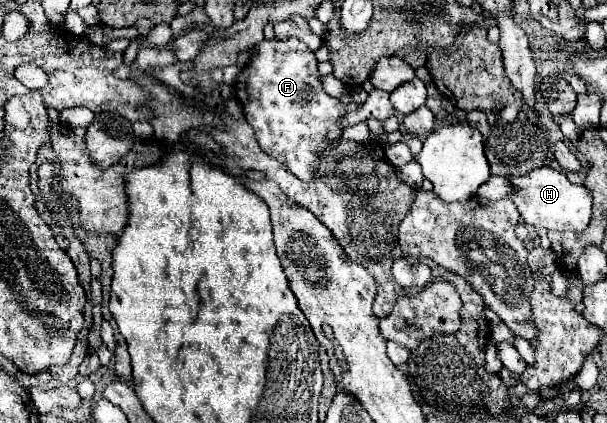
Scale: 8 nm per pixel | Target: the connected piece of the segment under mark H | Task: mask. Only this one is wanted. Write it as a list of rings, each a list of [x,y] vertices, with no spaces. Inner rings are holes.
[[[543,166],[533,170],[531,174],[519,176],[519,178],[509,178],[511,184],[515,186],[515,194],[511,194],[509,198],[517,204],[519,214],[523,218],[525,224],[533,224],[533,226],[541,226],[547,230],[557,230],[557,232],[583,232],[591,220],[591,192],[583,186],[583,184],[571,184],[569,178],[551,168],[551,166]]]

